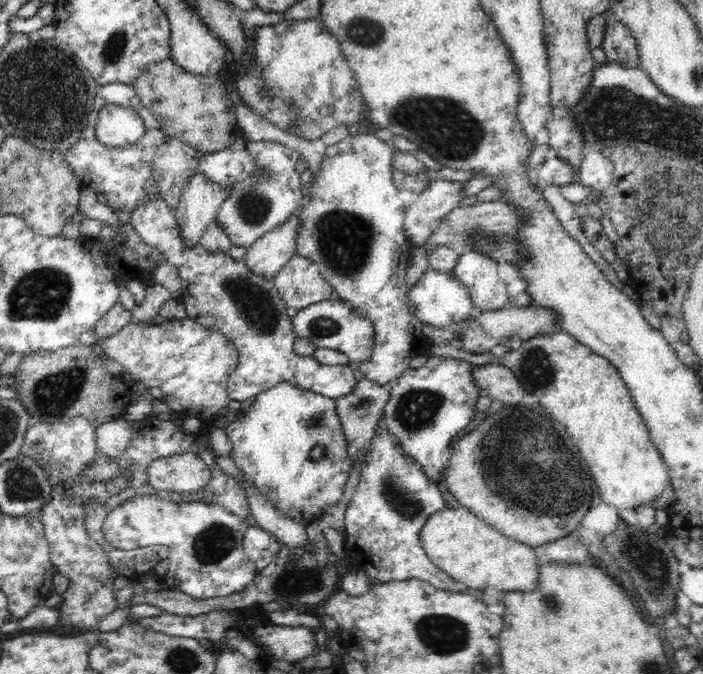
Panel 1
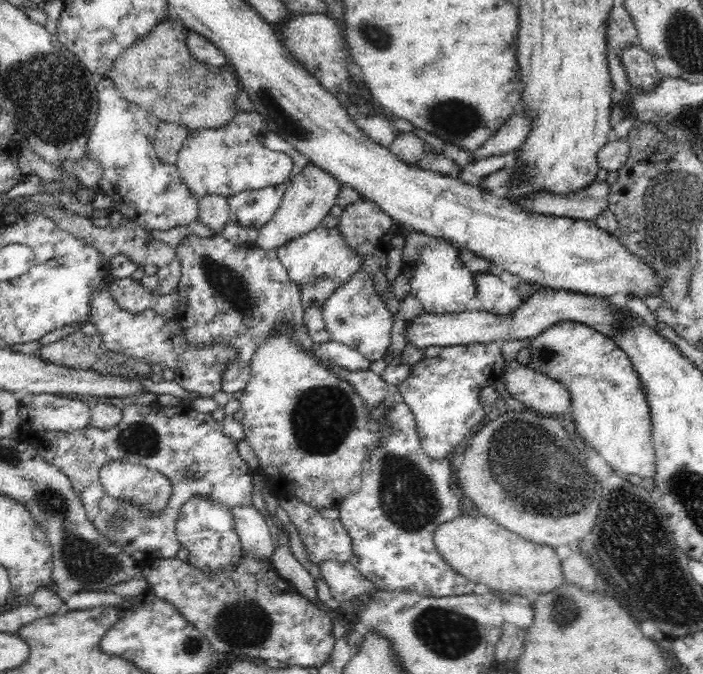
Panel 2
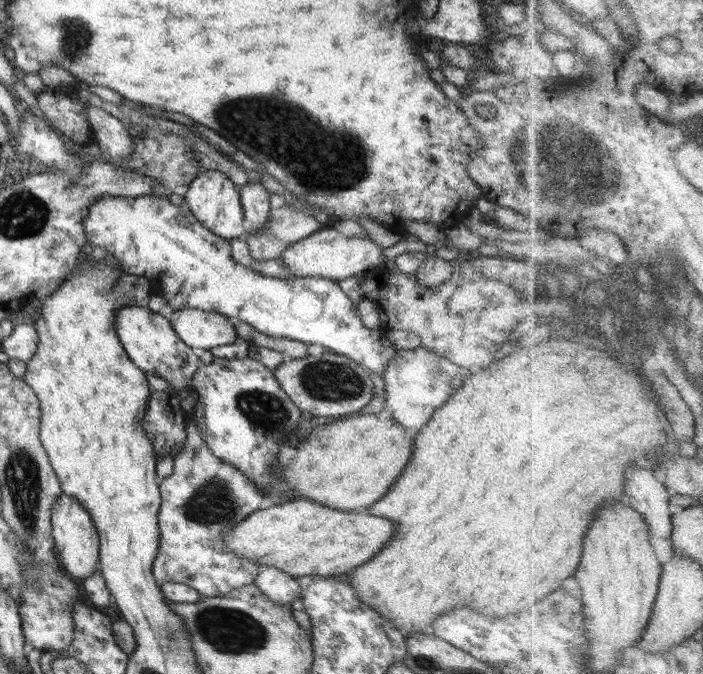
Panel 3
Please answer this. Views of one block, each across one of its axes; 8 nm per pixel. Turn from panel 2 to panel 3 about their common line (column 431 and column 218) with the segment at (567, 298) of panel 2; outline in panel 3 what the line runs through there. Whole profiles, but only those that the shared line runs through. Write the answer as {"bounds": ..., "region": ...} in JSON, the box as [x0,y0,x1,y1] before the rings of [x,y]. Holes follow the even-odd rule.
{"bounds":[168,308,238,350],"region":[[[184,308],[172,312],[168,319],[176,334],[190,348],[210,350],[214,346],[232,344],[238,338],[228,317],[218,313]]]}

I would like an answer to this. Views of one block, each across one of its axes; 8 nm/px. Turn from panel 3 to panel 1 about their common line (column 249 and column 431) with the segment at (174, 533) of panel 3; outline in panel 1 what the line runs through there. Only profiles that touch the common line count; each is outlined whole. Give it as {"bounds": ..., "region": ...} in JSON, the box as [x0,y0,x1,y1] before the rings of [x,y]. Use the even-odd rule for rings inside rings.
{"bounds":[343,420,454,592],"region":[[[381,420],[377,426],[375,435],[365,456],[365,465],[362,468],[361,477],[357,484],[357,490],[346,508],[344,516],[343,540],[345,544],[345,556],[356,560],[368,570],[365,572],[372,583],[386,583],[392,581],[409,581],[410,579],[420,579],[432,584],[438,590],[448,592],[454,586],[454,579],[443,573],[435,566],[426,555],[420,544],[420,534],[426,525],[431,514],[448,508],[448,503],[444,500],[437,481],[432,481],[422,465],[414,461],[410,456],[406,456],[402,445],[392,439],[390,431],[384,427]]]}

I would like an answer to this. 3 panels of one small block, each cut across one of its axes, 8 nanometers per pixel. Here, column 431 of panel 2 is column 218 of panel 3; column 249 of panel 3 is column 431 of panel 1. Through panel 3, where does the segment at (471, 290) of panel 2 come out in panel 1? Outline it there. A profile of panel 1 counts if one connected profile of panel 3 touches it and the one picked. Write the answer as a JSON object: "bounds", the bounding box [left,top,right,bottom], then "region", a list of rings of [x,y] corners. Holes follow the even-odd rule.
{"bounds":[408,267,473,327],"region":[[[429,267],[412,287],[408,294],[408,308],[414,319],[422,324],[446,327],[464,320],[471,314],[473,309],[472,299],[468,290],[460,283],[452,271],[444,272]]]}

